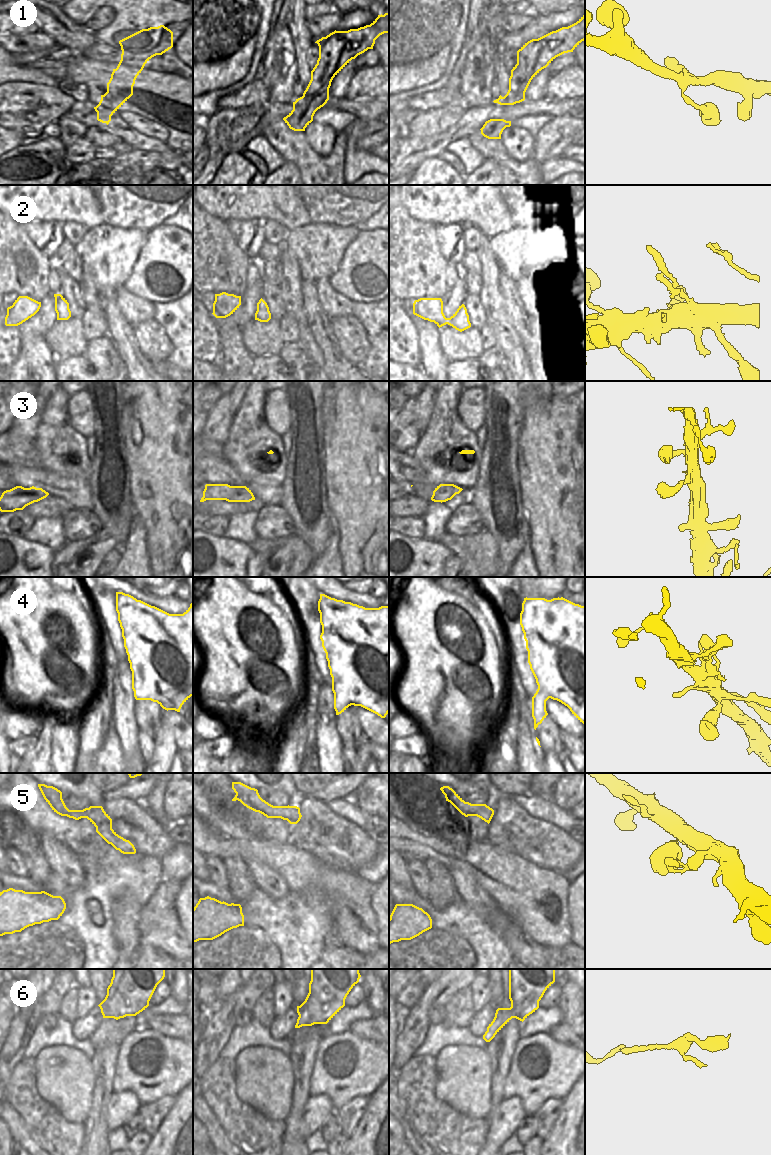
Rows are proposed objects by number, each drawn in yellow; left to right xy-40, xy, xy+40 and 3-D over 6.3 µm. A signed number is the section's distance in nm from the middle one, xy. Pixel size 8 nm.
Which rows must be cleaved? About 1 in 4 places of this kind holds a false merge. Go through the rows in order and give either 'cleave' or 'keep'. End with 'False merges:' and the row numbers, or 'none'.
1: keep
2: keep
3: keep
4: keep
5: keep
6: keep
False merges: none

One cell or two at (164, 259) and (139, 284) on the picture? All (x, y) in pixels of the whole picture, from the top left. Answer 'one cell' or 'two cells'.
one cell

